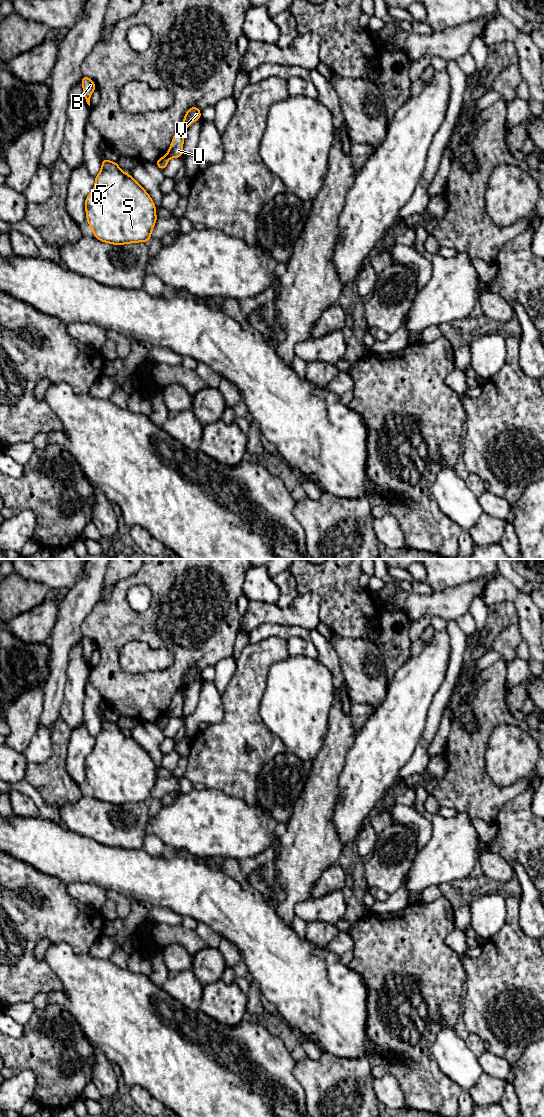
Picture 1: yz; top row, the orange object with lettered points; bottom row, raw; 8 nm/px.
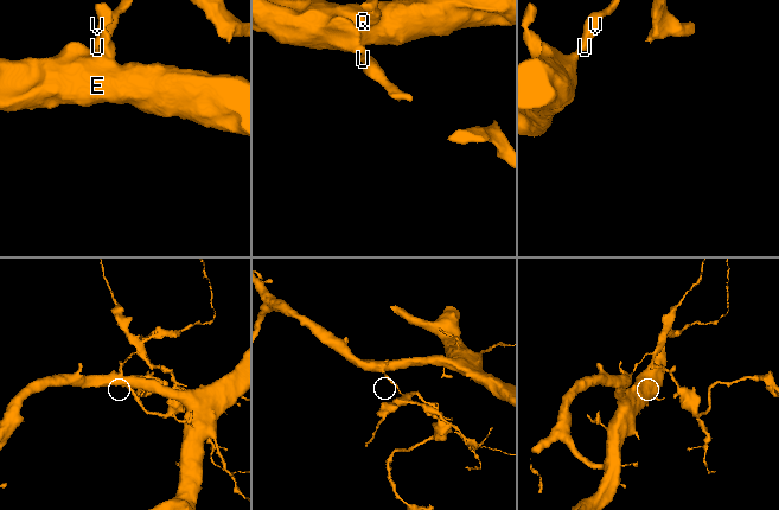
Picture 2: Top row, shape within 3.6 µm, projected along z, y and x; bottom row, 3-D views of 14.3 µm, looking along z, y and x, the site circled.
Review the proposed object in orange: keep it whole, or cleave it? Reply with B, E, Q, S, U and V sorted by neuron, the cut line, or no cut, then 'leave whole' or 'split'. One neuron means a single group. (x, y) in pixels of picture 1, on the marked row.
groups B E Q S / U V; cut yz (166, 154), (169, 157); split

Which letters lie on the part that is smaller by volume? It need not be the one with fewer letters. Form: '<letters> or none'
U, V

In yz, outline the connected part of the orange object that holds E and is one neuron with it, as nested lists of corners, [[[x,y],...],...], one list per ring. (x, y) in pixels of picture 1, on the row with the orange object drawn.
[[[104,157],[85,209],[94,237],[113,245],[148,242],[157,221],[155,204],[145,189]]]

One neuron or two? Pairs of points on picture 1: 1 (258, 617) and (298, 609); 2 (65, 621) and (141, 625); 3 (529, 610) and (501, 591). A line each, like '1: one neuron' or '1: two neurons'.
1: one neuron
2: two neurons
3: one neuron

